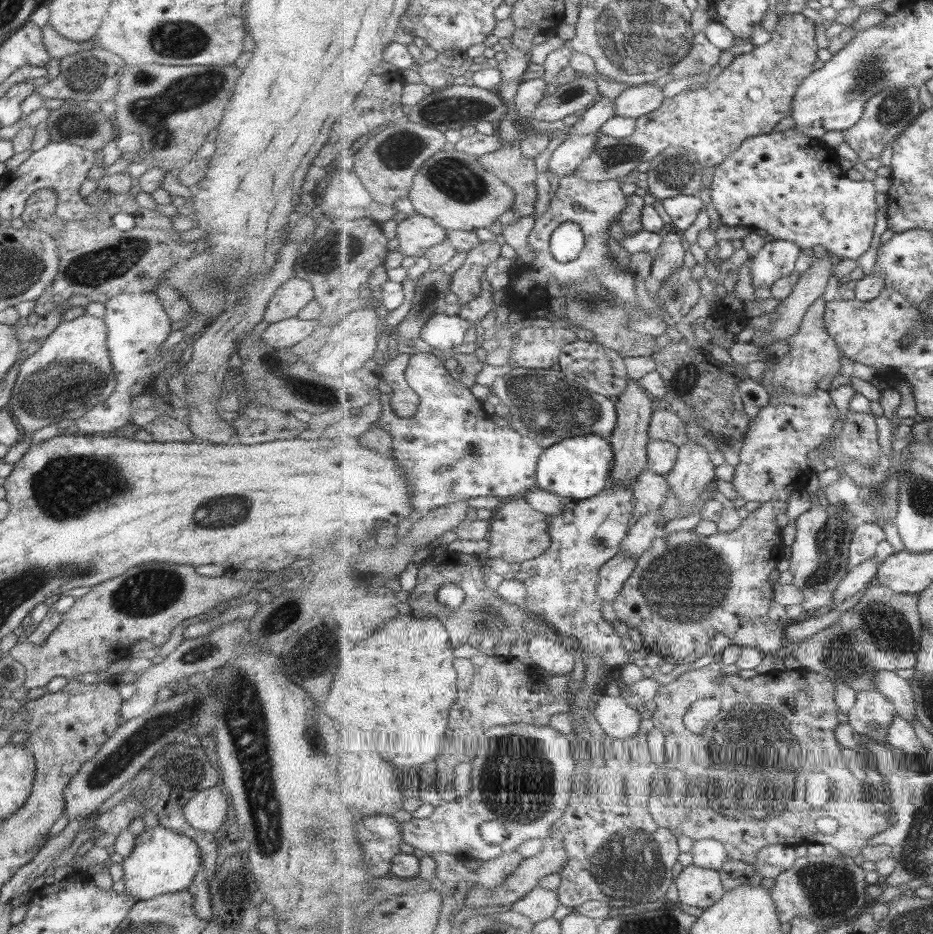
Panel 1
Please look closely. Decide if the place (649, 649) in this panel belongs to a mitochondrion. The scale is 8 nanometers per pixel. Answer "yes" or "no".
no

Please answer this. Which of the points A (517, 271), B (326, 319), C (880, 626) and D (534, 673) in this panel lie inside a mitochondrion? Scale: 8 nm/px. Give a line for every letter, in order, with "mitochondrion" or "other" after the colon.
A: other
B: other
C: mitochondrion
D: other

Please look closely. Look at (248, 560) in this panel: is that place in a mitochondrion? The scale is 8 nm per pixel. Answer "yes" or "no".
no

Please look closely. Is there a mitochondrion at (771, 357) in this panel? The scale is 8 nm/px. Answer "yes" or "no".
no

